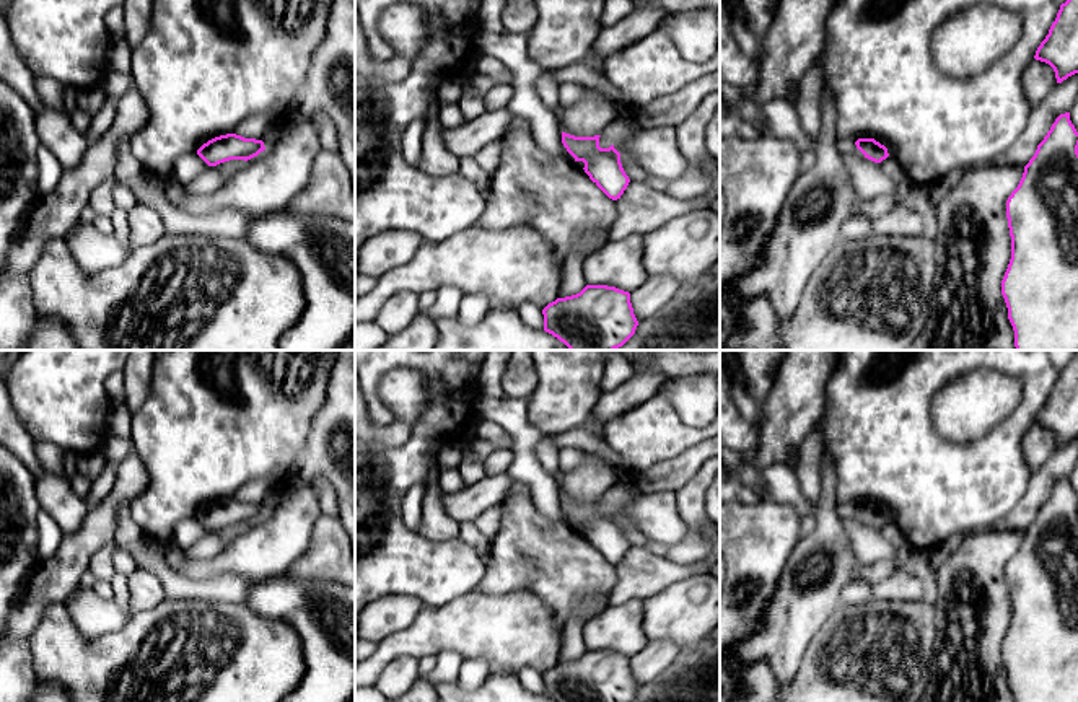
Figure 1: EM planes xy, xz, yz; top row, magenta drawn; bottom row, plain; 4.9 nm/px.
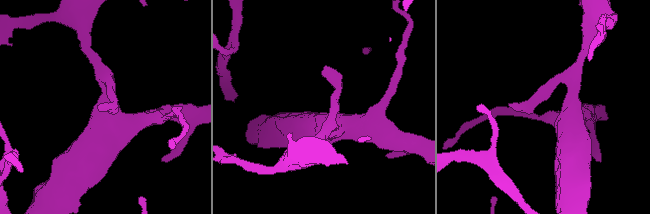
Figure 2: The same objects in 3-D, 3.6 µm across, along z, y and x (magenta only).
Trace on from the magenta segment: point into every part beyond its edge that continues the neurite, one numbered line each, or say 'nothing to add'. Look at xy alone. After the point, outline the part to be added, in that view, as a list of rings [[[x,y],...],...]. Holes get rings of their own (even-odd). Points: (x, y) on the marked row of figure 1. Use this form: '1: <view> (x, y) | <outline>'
nothing to add

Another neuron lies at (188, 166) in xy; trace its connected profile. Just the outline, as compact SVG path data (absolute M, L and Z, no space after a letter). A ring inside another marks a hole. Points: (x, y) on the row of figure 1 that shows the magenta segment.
M187 153L176 160L173 178L182 184L191 184L195 178L199 178L205 169L207 163L197 153Z

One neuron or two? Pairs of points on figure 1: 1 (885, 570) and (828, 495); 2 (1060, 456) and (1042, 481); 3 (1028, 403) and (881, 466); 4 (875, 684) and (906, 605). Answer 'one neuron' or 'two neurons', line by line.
1: one neuron
2: one neuron
3: one neuron
4: one neuron

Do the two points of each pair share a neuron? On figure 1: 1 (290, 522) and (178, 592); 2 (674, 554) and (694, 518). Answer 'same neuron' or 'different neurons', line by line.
1: different neurons
2: same neuron

